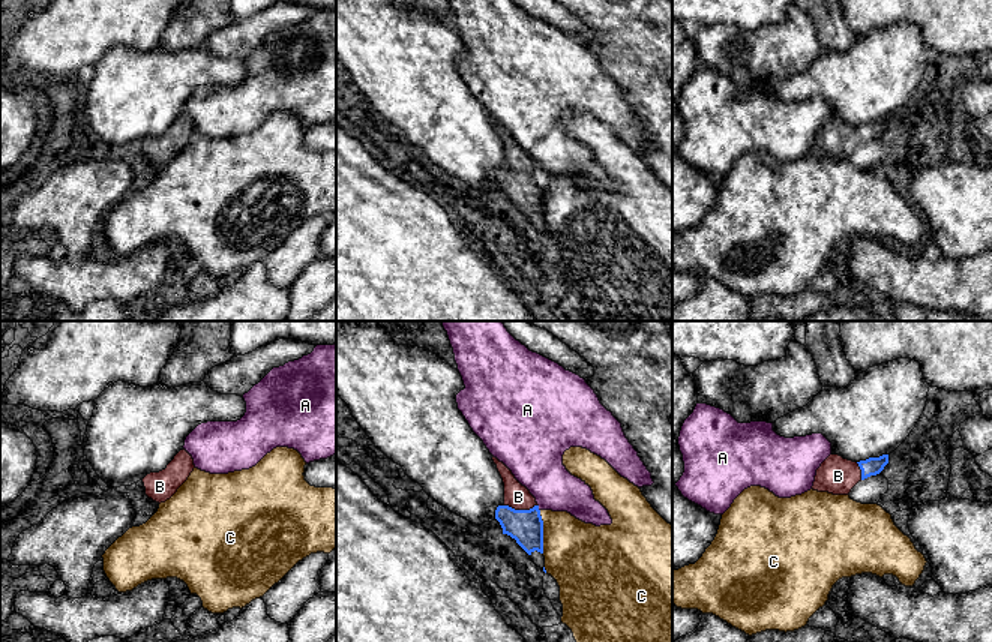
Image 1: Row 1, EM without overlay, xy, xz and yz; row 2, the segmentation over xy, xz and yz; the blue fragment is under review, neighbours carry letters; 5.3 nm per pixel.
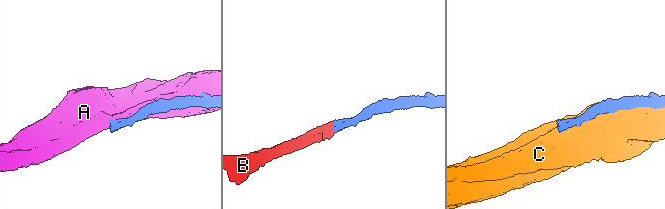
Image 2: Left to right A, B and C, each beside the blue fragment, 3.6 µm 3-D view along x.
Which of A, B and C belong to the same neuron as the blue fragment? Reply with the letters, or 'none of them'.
B

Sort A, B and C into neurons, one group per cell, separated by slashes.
A / B / C

